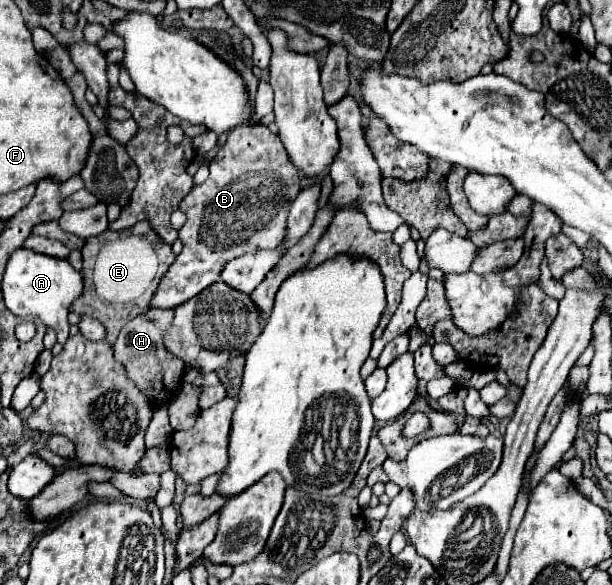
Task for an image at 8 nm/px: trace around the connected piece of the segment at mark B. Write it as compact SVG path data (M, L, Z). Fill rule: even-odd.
M238 125L228 133L226 143L218 151L218 155L210 163L210 177L204 185L192 189L184 201L180 203L180 211L186 213L186 223L178 231L178 239L182 241L182 253L168 267L160 285L150 301L152 309L174 309L176 305L192 299L212 283L220 281L220 273L224 265L244 253L254 253L258 249L274 249L278 241L282 241L282 231L286 225L286 213L290 209L290 201L300 191L300 175L294 165L290 165L288 153L280 139L270 133L264 125Z

